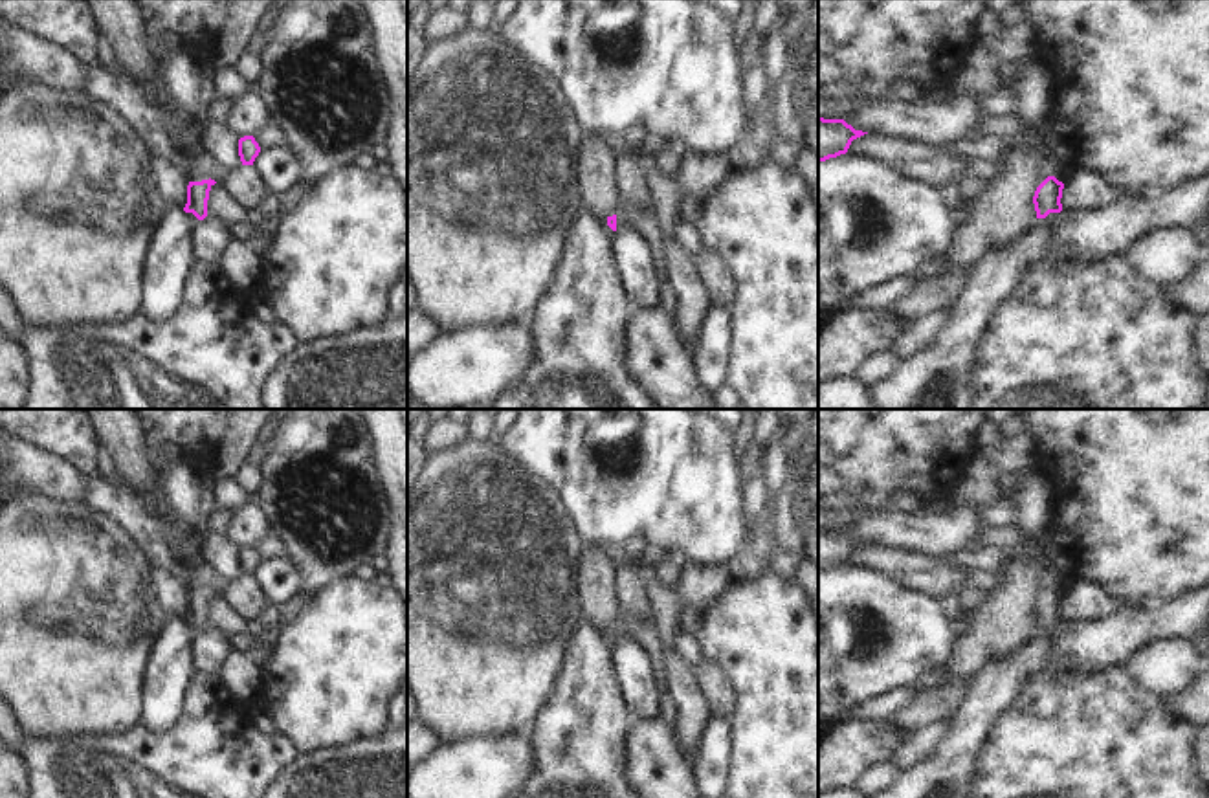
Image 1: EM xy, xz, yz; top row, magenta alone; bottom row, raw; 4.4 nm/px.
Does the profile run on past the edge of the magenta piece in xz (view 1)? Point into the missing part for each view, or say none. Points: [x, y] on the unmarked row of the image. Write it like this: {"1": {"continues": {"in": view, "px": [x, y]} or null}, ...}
{"1": {"continues": null}}

